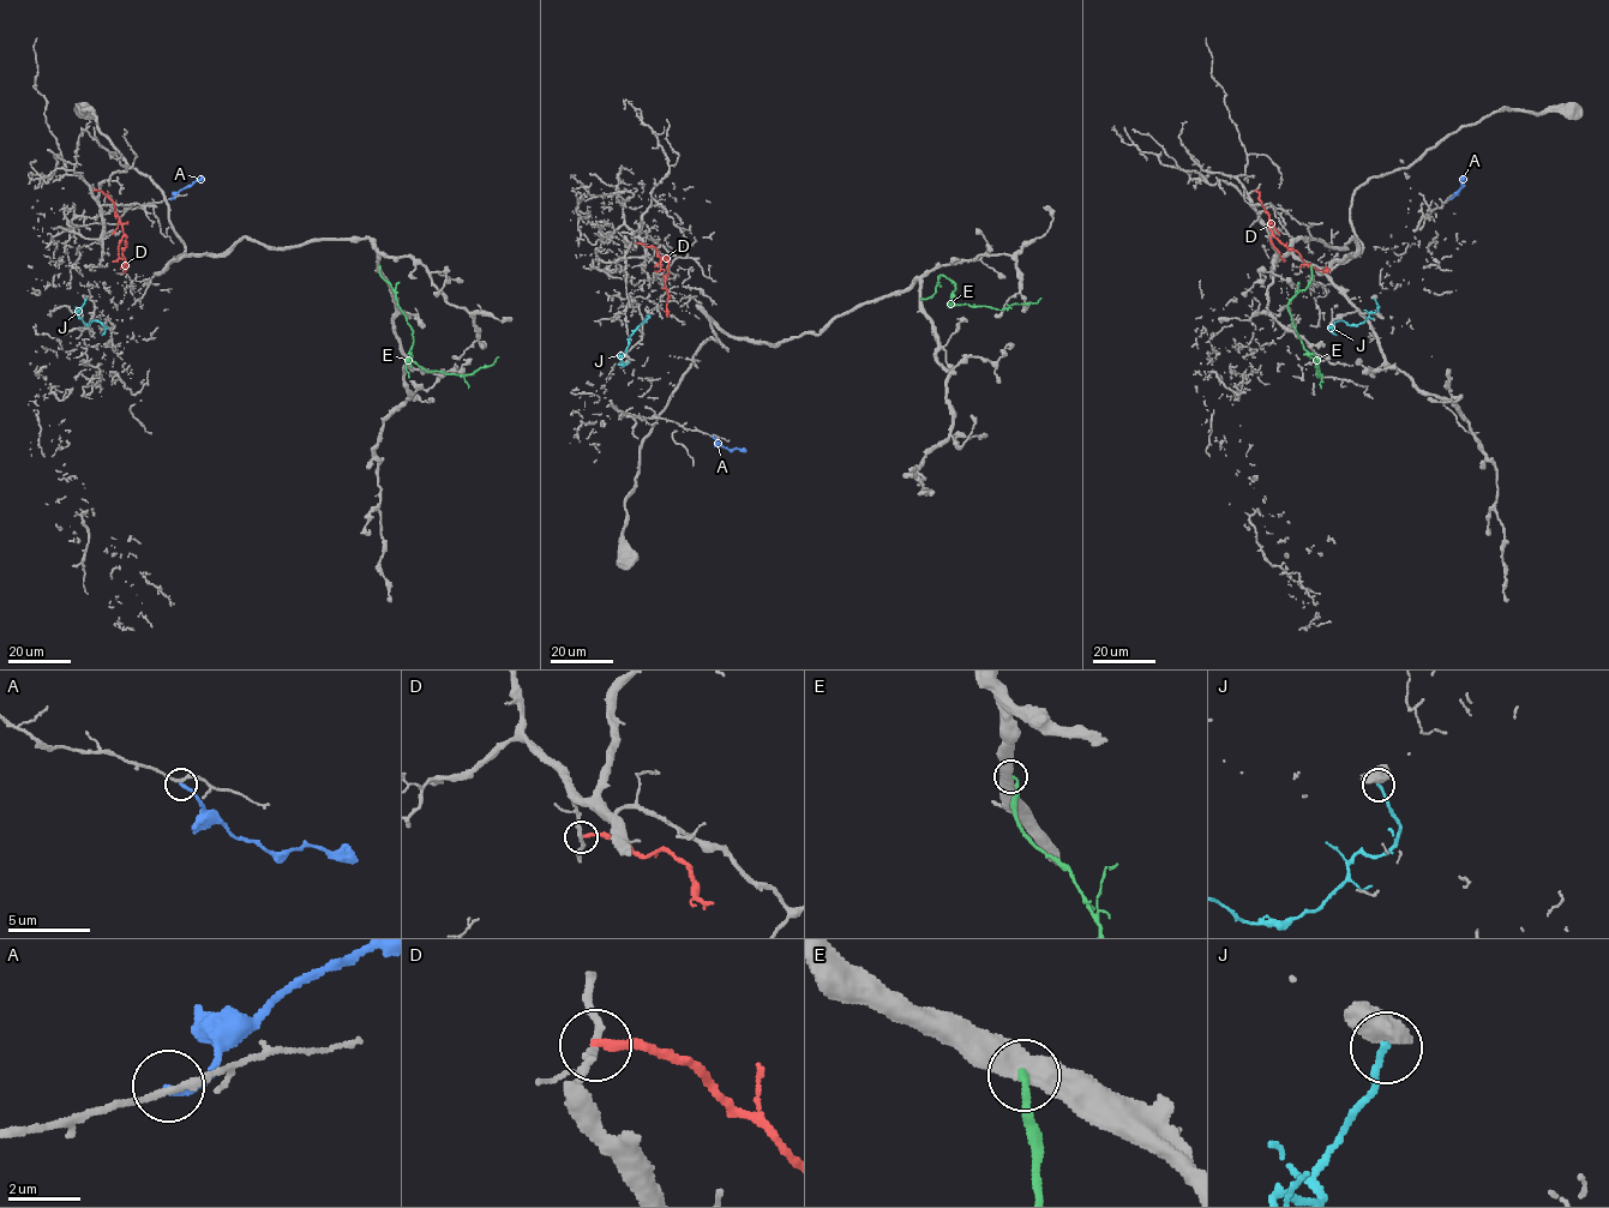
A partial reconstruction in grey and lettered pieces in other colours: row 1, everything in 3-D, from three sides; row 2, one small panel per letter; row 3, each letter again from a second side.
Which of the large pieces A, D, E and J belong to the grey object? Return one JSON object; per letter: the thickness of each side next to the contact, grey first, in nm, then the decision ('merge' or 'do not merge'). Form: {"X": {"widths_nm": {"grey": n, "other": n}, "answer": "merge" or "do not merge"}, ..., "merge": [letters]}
{"A": {"widths_nm": {"grey": 190, "other": 200}, "answer": "do not merge"}, "D": {"widths_nm": {"grey": 200, "other": 240}, "answer": "do not merge"}, "E": {"widths_nm": {"grey": 550, "other": 220}, "answer": "do not merge"}, "J": {"widths_nm": {"grey": 800, "other": 180}, "answer": "merge"}, "merge": ["J"]}

